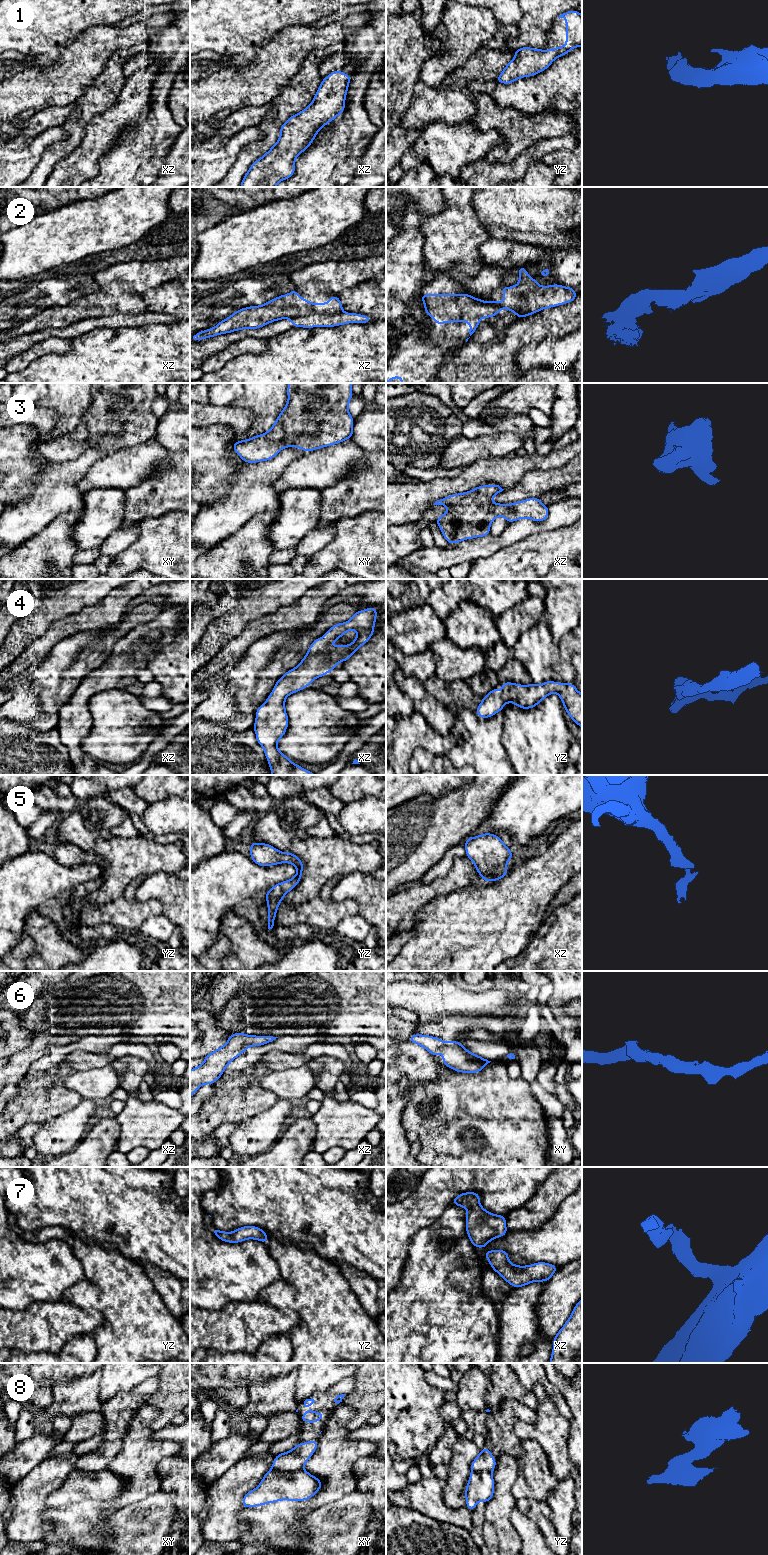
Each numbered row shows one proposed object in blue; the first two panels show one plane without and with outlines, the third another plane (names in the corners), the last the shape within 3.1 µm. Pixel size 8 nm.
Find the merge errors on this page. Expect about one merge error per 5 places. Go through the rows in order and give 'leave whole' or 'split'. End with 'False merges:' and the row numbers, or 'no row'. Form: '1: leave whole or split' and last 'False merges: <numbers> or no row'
1: leave whole
2: split
3: leave whole
4: leave whole
5: leave whole
6: leave whole
7: leave whole
8: split
False merges: 2, 8

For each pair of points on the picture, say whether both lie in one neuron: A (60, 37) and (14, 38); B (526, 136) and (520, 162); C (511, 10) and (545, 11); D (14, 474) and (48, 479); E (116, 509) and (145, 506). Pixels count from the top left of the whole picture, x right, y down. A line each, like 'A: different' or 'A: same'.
A: same
B: different
C: different
D: different
E: different

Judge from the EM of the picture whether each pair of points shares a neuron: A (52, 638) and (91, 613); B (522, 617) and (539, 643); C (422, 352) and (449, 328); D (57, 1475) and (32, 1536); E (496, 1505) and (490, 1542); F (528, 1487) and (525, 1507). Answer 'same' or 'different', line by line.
A: same
B: different
C: same
D: same
E: different
F: different

